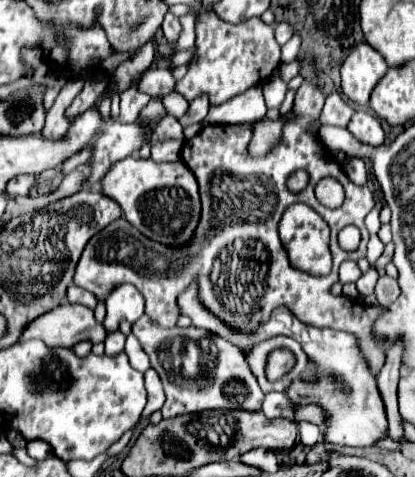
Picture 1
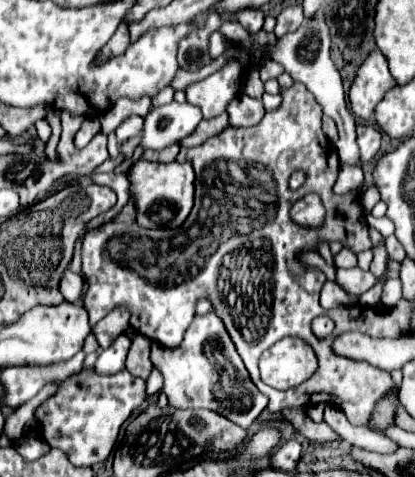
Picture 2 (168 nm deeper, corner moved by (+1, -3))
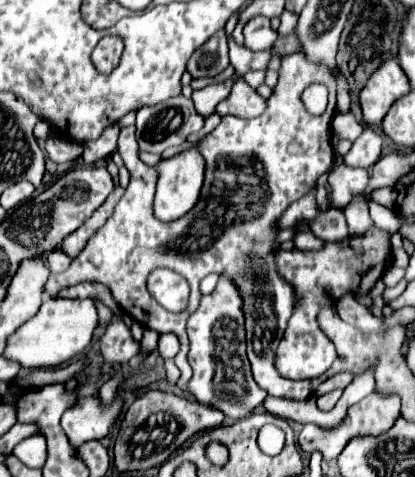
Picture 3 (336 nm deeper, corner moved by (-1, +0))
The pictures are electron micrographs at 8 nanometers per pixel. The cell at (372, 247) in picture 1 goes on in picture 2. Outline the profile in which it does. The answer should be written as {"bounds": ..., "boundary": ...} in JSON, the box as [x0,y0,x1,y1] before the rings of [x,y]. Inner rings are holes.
{"bounds":[370,246,386,278],"boundary":[[[378,246],[374,250],[374,260],[370,264],[370,272],[378,278],[384,274],[384,270],[386,270],[386,250],[384,250],[384,246]]]}

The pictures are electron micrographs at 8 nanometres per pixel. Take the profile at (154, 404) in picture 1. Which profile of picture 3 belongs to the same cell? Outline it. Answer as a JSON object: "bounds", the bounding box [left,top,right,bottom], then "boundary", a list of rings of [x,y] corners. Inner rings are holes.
{"bounds":[158,335,178,359],"boundary":[[[160,335],[158,353],[162,359],[172,359],[178,353],[178,339],[176,335]]]}

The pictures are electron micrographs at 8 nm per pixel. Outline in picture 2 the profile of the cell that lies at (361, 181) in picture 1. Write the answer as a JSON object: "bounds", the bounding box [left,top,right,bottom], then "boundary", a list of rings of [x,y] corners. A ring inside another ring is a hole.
{"bounds":[270,14,358,166],"boundary":[[[316,14],[314,18],[306,18],[302,26],[296,32],[290,32],[282,36],[276,46],[270,50],[272,60],[284,66],[284,70],[296,80],[302,82],[320,102],[324,108],[324,114],[330,116],[340,132],[340,138],[336,142],[336,152],[342,164],[352,164],[358,166],[358,146],[356,146],[356,120],[350,114],[346,106],[346,96],[342,88],[342,78],[336,66],[330,60],[330,30],[326,24],[326,18],[322,14]]]}

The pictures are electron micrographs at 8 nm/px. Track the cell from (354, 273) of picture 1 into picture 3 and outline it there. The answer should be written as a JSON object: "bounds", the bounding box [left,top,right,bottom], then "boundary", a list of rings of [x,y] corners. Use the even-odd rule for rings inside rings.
{"bounds":[294,223,324,251],"boundary":[[[300,223],[298,227],[300,227],[300,231],[298,231],[298,233],[296,233],[296,237],[294,237],[294,245],[296,245],[296,249],[314,251],[316,247],[320,247],[320,243],[324,243],[322,239],[314,237],[314,235],[306,229],[306,223]]]}

